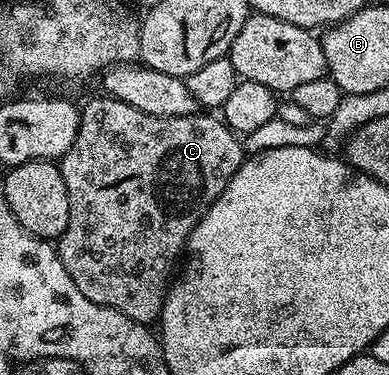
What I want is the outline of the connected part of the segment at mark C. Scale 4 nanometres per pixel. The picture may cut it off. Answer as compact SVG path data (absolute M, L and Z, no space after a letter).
M100 95L94 100L87 101L85 105L83 103L80 105L79 130L75 134L75 140L71 142L71 150L67 150L67 154L62 156L59 161L63 174L63 186L67 186L71 218L67 222L67 230L56 241L55 247L67 274L71 274L71 282L75 282L75 286L79 286L79 294L91 298L91 302L102 304L131 318L135 322L153 326L160 321L167 285L186 251L191 230L195 230L195 226L201 221L201 215L211 206L211 202L215 202L215 198L227 186L227 182L231 182L231 178L239 170L242 160L246 159L247 153L238 133L234 132L224 119L217 117L216 120L213 117L216 115L156 116L147 114L143 110L135 110L135 106L127 106L127 102L116 100L114 96Z

